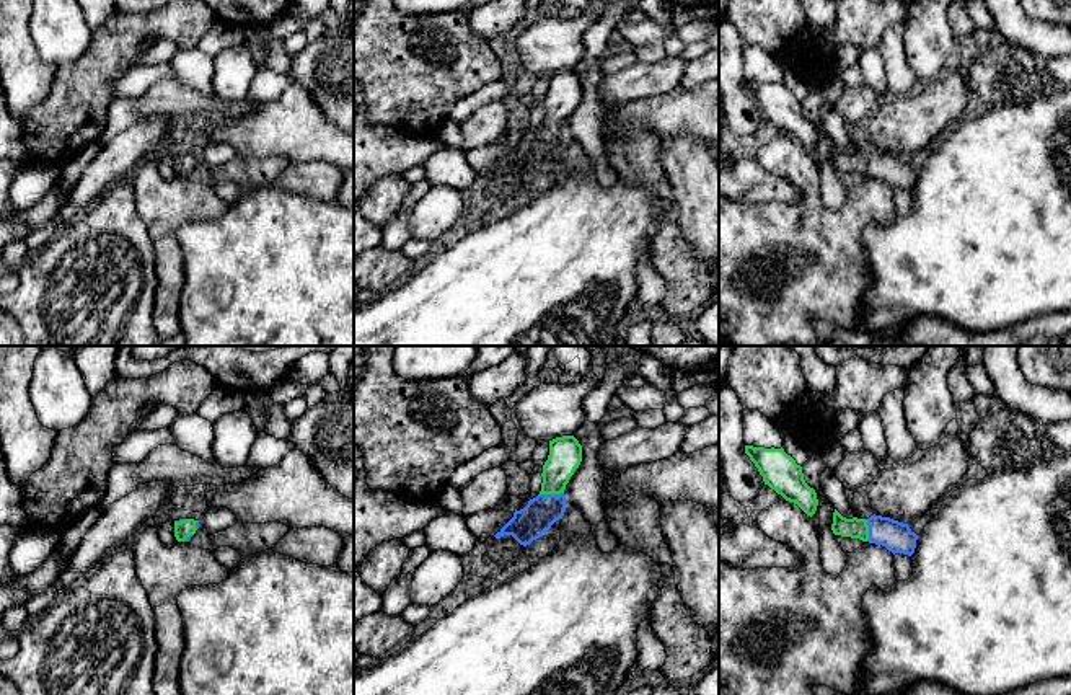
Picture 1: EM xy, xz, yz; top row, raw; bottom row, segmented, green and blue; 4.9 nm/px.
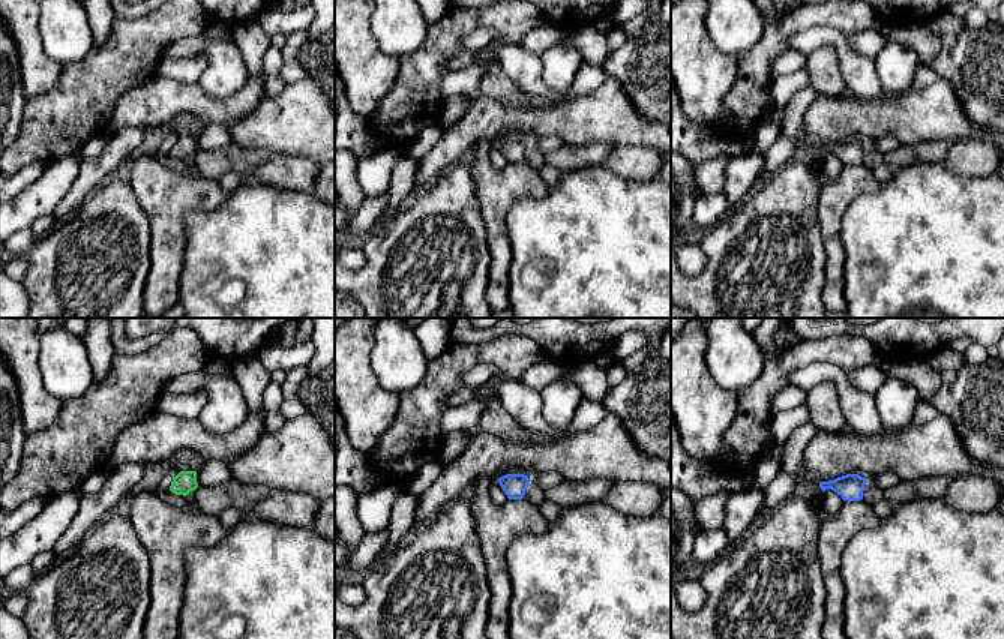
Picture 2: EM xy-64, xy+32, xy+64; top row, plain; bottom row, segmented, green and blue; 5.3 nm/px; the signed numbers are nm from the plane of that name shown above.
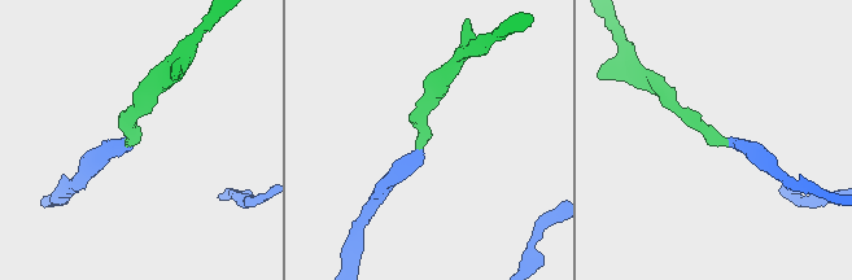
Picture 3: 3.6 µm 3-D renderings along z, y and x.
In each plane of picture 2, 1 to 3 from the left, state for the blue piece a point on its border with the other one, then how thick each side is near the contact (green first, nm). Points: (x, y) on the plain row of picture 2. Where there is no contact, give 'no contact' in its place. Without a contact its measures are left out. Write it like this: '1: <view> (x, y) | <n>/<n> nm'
1: no contact
2: no contact
3: no contact

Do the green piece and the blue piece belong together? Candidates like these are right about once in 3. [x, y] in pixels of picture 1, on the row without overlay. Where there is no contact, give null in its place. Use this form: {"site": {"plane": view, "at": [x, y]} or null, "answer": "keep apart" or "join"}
{"site": {"plane": "xz", "at": [551, 128]}, "answer": "join"}

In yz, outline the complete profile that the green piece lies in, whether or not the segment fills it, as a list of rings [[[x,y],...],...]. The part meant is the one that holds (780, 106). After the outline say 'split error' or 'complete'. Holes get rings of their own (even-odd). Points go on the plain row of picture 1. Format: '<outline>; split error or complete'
[[[745,80],[745,88],[758,103],[765,119],[786,135],[797,139],[807,150],[815,148],[818,140],[817,127],[805,117],[802,101],[782,82]]]; complete

